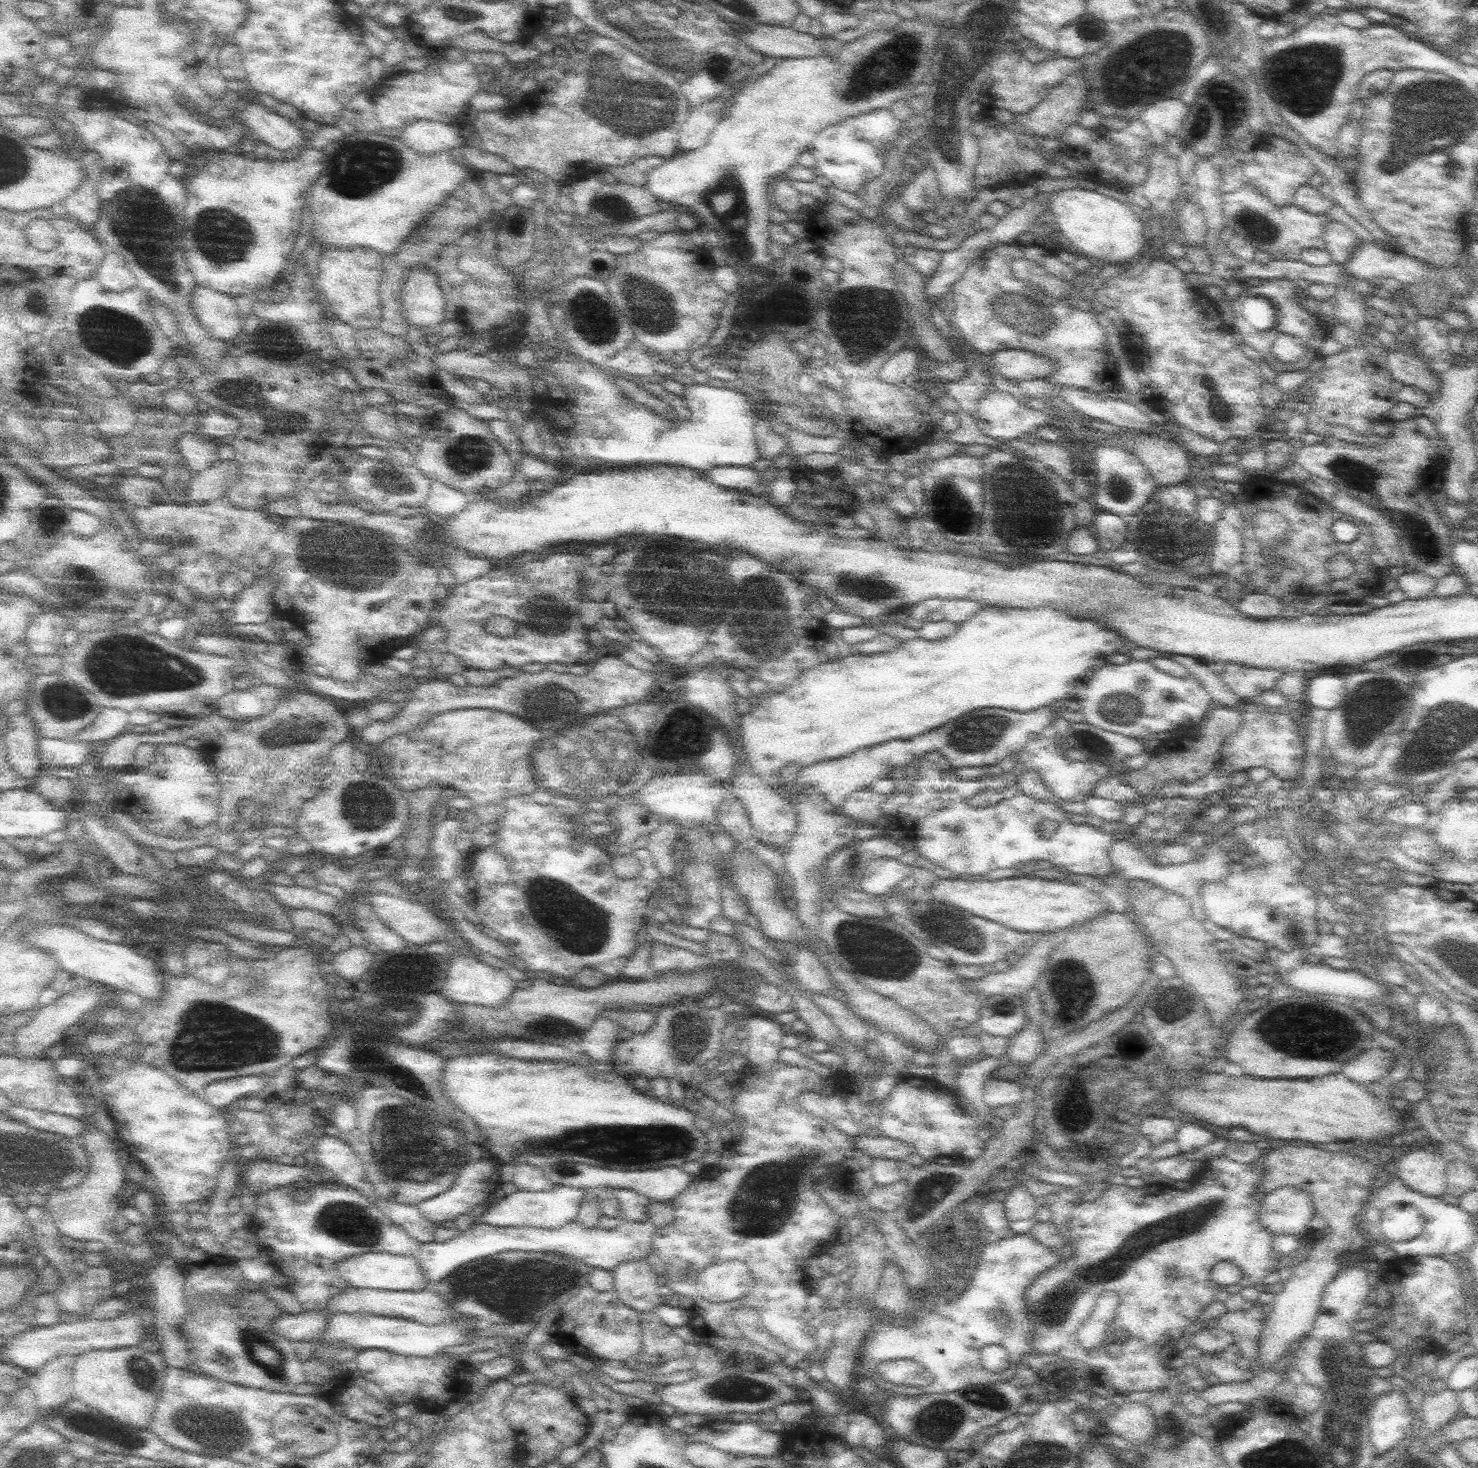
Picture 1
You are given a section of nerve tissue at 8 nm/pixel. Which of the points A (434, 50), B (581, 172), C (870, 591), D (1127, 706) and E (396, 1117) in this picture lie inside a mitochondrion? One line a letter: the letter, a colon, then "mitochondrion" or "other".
A: other
B: other
C: mitochondrion
D: mitochondrion
E: mitochondrion

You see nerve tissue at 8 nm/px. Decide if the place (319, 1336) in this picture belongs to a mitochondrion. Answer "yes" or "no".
no

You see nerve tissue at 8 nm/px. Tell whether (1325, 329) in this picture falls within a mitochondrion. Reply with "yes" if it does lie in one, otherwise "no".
no

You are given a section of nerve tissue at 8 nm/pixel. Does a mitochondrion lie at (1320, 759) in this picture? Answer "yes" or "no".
no

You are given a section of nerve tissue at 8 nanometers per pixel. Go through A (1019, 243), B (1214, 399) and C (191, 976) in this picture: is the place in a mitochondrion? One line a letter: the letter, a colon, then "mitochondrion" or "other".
A: other
B: mitochondrion
C: other

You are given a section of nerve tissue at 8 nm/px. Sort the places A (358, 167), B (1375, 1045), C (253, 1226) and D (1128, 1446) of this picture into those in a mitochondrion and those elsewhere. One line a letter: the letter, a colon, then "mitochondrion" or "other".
A: mitochondrion
B: other
C: other
D: other

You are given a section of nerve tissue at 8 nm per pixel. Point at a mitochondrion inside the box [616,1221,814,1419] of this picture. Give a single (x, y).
(729, 1390)

